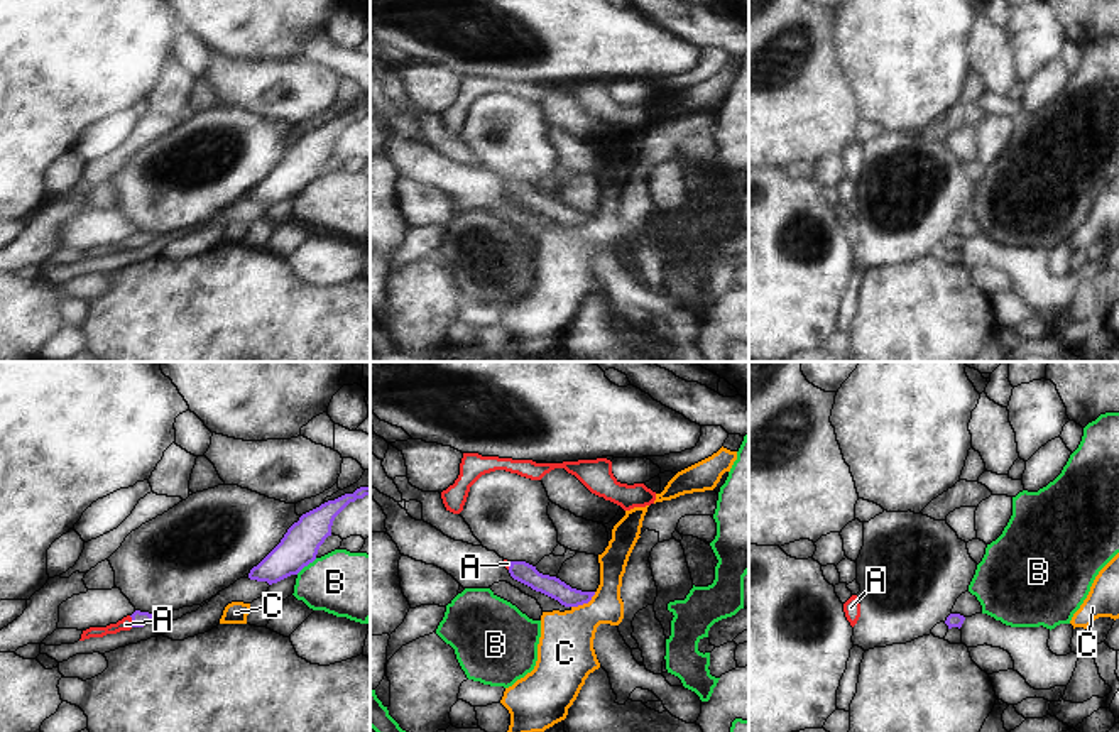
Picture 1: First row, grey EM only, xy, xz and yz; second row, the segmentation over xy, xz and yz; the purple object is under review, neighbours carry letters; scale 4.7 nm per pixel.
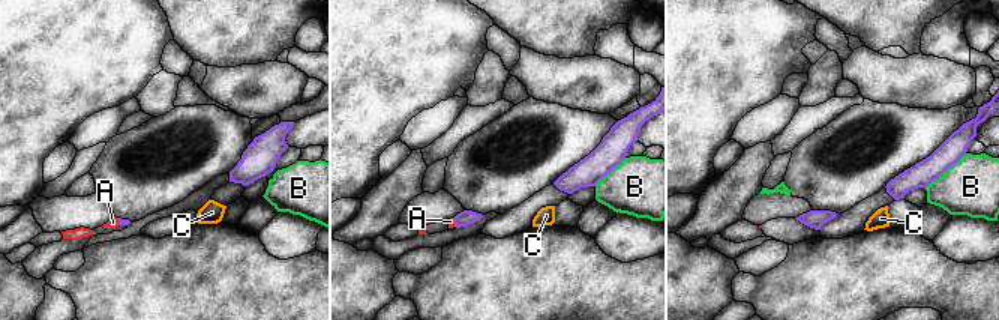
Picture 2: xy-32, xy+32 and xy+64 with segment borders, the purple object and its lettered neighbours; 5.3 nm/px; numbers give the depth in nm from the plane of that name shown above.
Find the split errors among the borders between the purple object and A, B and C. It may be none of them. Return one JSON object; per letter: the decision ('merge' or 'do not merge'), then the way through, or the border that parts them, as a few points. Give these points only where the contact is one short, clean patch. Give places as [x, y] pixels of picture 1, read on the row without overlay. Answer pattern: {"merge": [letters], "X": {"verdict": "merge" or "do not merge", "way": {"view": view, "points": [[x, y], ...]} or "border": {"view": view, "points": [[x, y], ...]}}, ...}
{"merge": ["A"], "A": {"verdict": "merge", "way": {"view": "xy", "points": [[139, 240], [132, 242], [125, 245]]}}, "B": {"verdict": "do not merge", "border": {"view": "xy", "points": [[316, 180], [296, 195]]}}, "C": {"verdict": "do not merge", "border": {"view": "xz", "points": [[595, 213], [587, 223], [572, 229]]}}}

